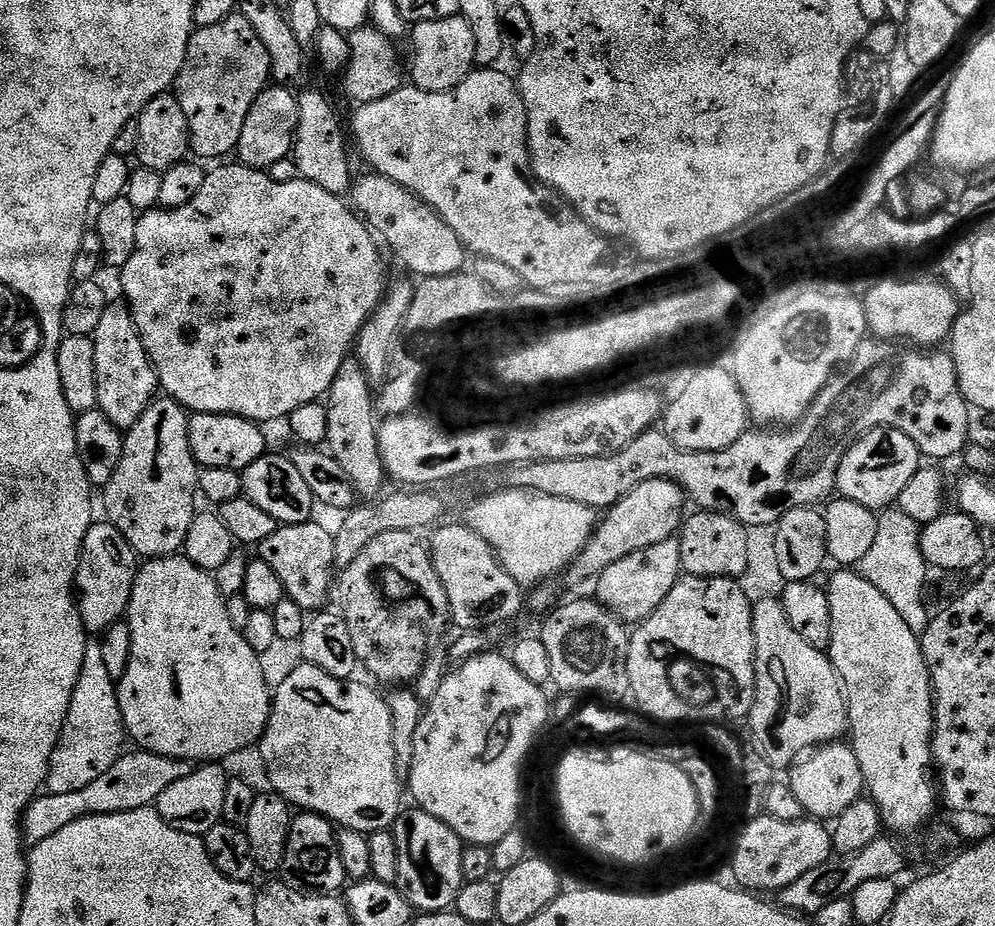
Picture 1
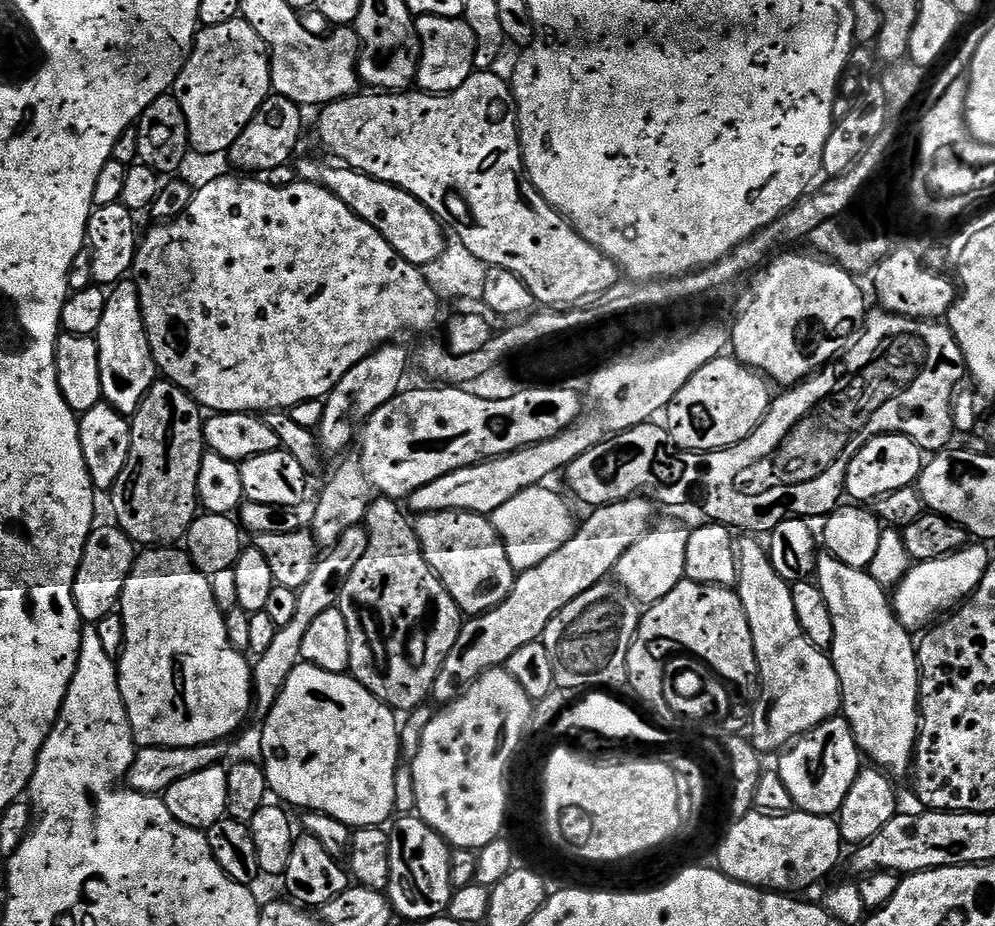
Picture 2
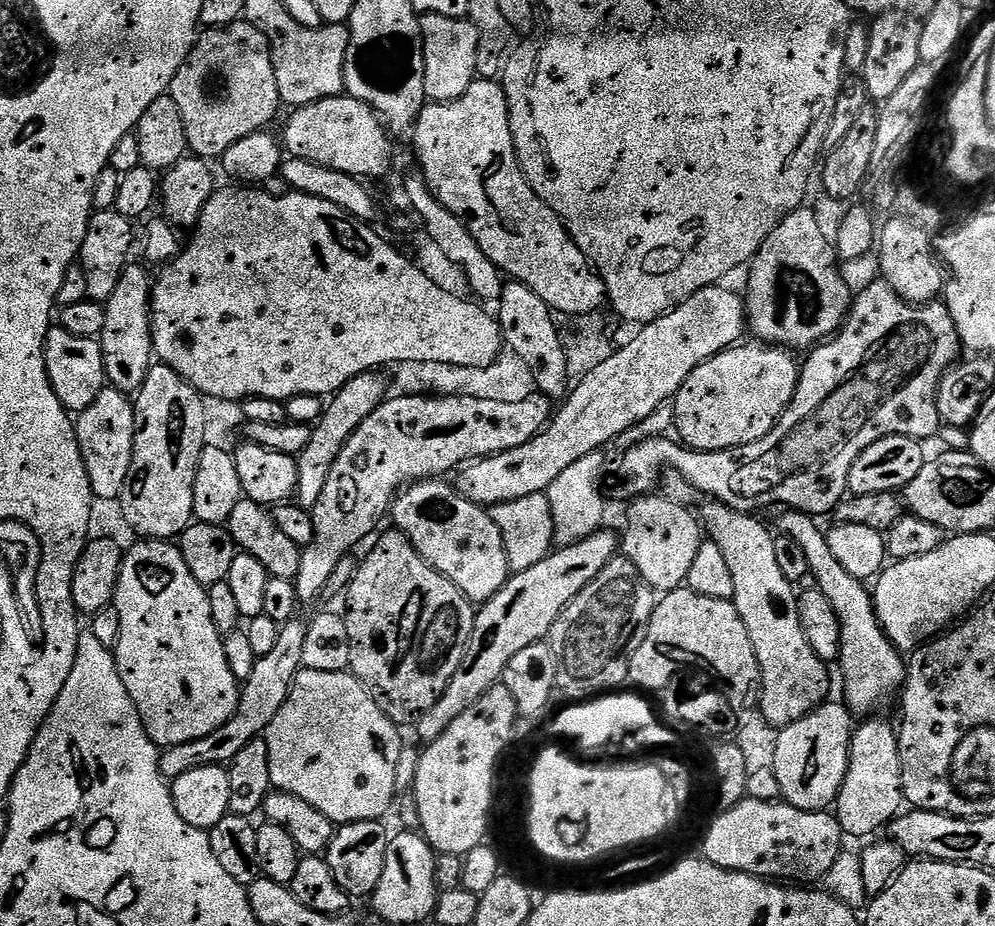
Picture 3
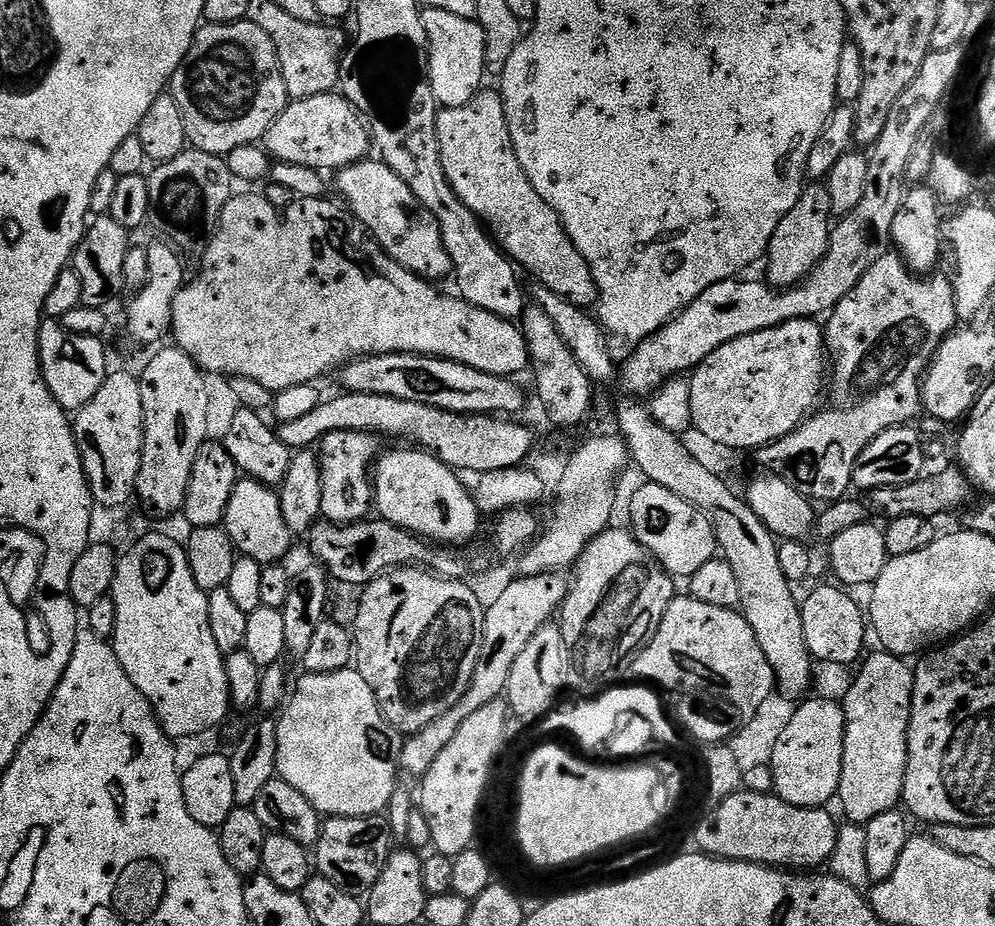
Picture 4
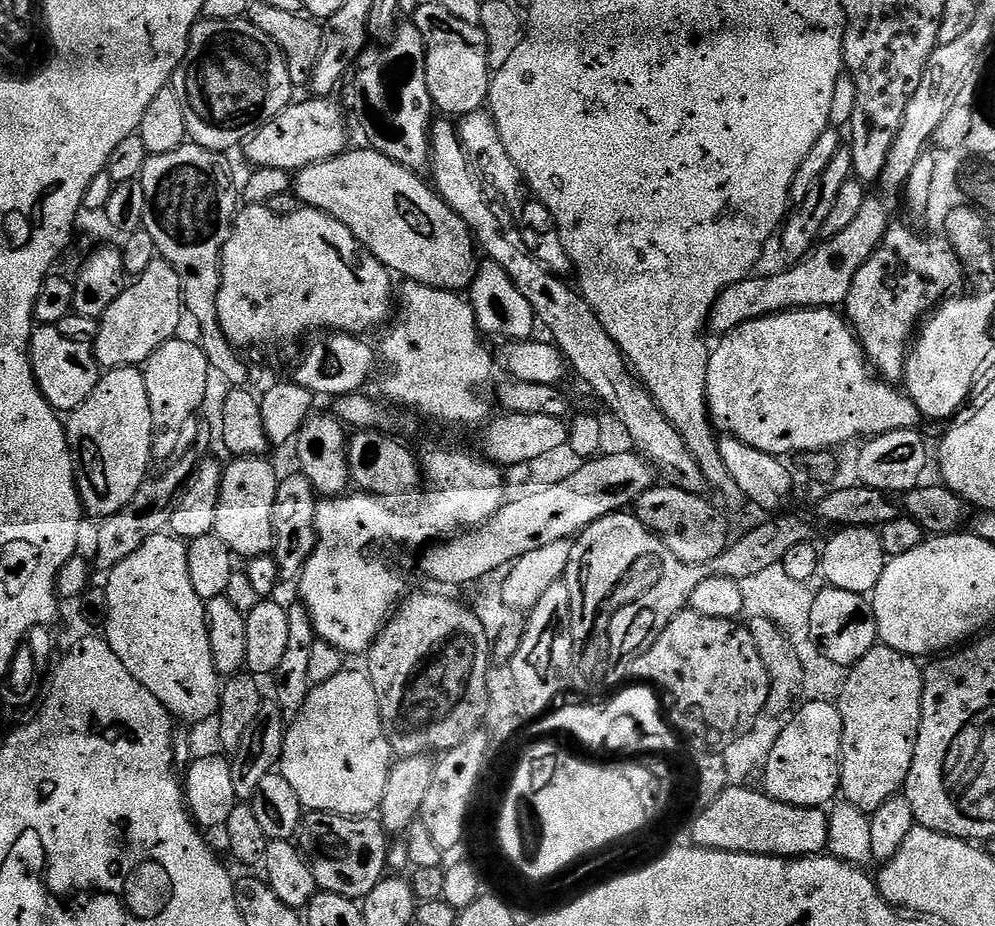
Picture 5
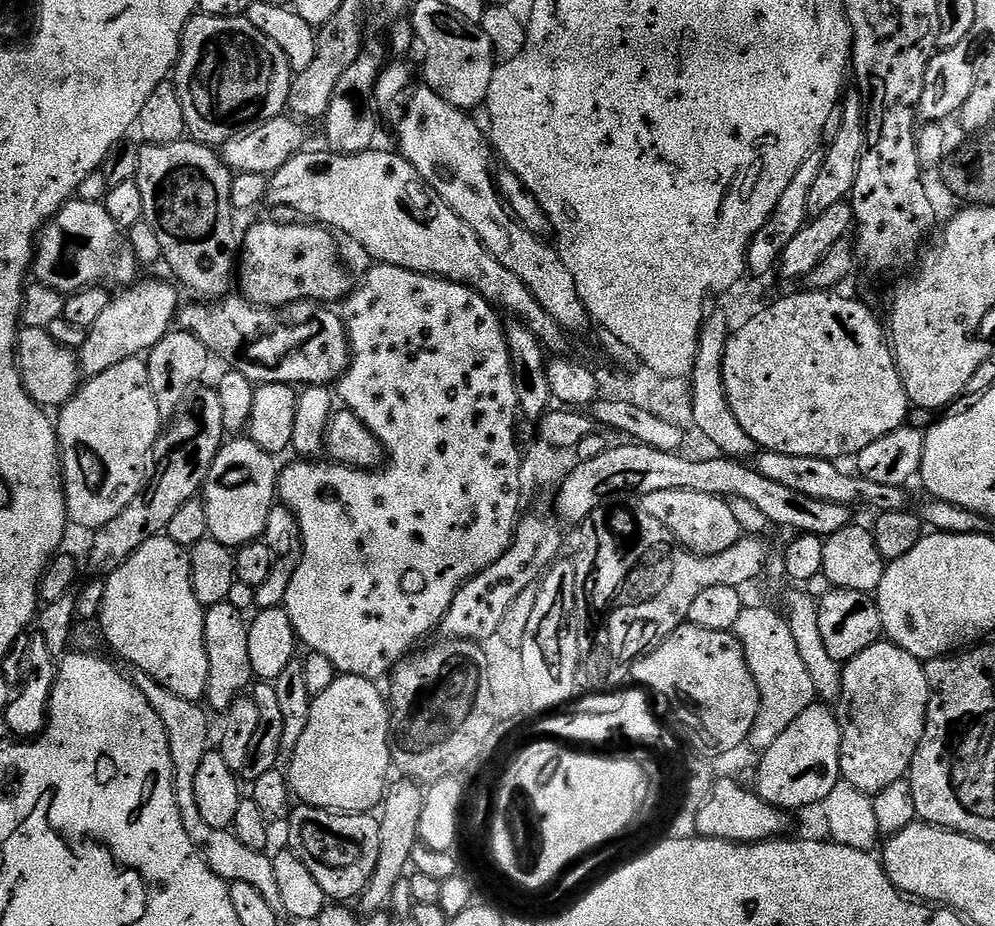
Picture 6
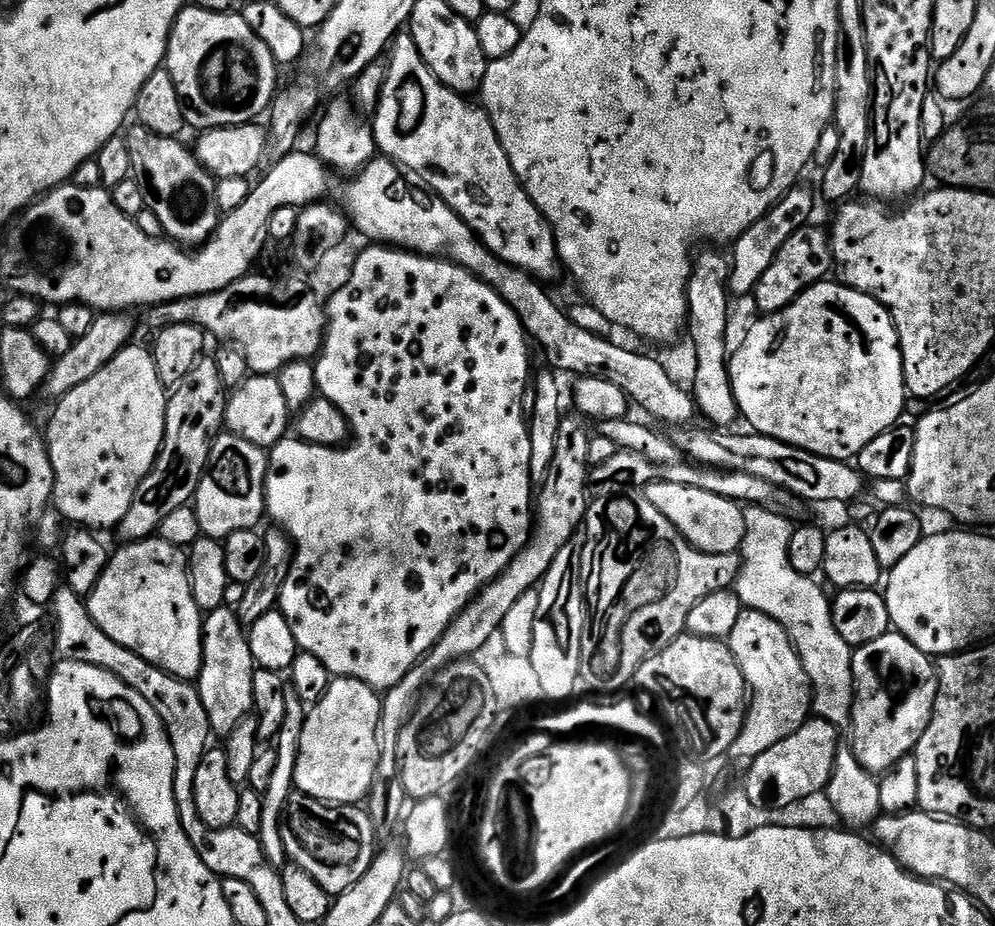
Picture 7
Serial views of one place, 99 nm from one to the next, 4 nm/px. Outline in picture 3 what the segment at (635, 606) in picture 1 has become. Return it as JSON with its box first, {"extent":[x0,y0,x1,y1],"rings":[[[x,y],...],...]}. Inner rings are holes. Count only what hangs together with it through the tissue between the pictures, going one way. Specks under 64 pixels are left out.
{"extent":[622,494,706,592],"rings":[[[649,494],[633,499],[628,508],[628,529],[622,532],[623,555],[642,574],[653,590],[672,592],[687,581],[690,566],[698,555],[706,536],[697,513],[683,508],[676,500],[661,494]]]}

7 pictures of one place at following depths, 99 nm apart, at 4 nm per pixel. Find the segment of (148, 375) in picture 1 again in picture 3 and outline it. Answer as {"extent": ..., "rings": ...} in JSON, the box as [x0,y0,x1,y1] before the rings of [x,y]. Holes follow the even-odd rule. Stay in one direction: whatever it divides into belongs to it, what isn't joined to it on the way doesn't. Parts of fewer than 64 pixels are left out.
{"extent":[99,262,154,394],"rings":[[[129,262],[114,286],[114,294],[104,304],[106,326],[99,334],[100,349],[104,359],[104,375],[111,387],[120,392],[135,394],[154,363],[152,347],[152,285],[153,277],[148,277],[149,269],[143,263]]]}

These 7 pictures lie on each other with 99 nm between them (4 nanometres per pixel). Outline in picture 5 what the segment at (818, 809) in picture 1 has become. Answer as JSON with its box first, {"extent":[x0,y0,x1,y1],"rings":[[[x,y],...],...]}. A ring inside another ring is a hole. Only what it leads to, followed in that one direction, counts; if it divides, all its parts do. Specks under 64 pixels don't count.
{"extent":[762,699,842,809],"rings":[[[831,699],[801,703],[798,709],[800,713],[781,727],[780,737],[762,771],[762,788],[780,803],[823,809],[840,792],[842,714]]]}

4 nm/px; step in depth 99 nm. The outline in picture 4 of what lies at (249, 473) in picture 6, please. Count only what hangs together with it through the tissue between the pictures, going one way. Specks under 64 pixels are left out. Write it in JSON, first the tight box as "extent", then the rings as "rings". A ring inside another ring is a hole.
{"extent":[222,478,294,566],"rings":[[[247,478],[240,479],[234,486],[222,527],[241,557],[254,559],[263,566],[281,563],[285,559],[283,556],[291,550],[294,540],[294,533],[286,526],[286,518],[282,518],[277,489]]]}

